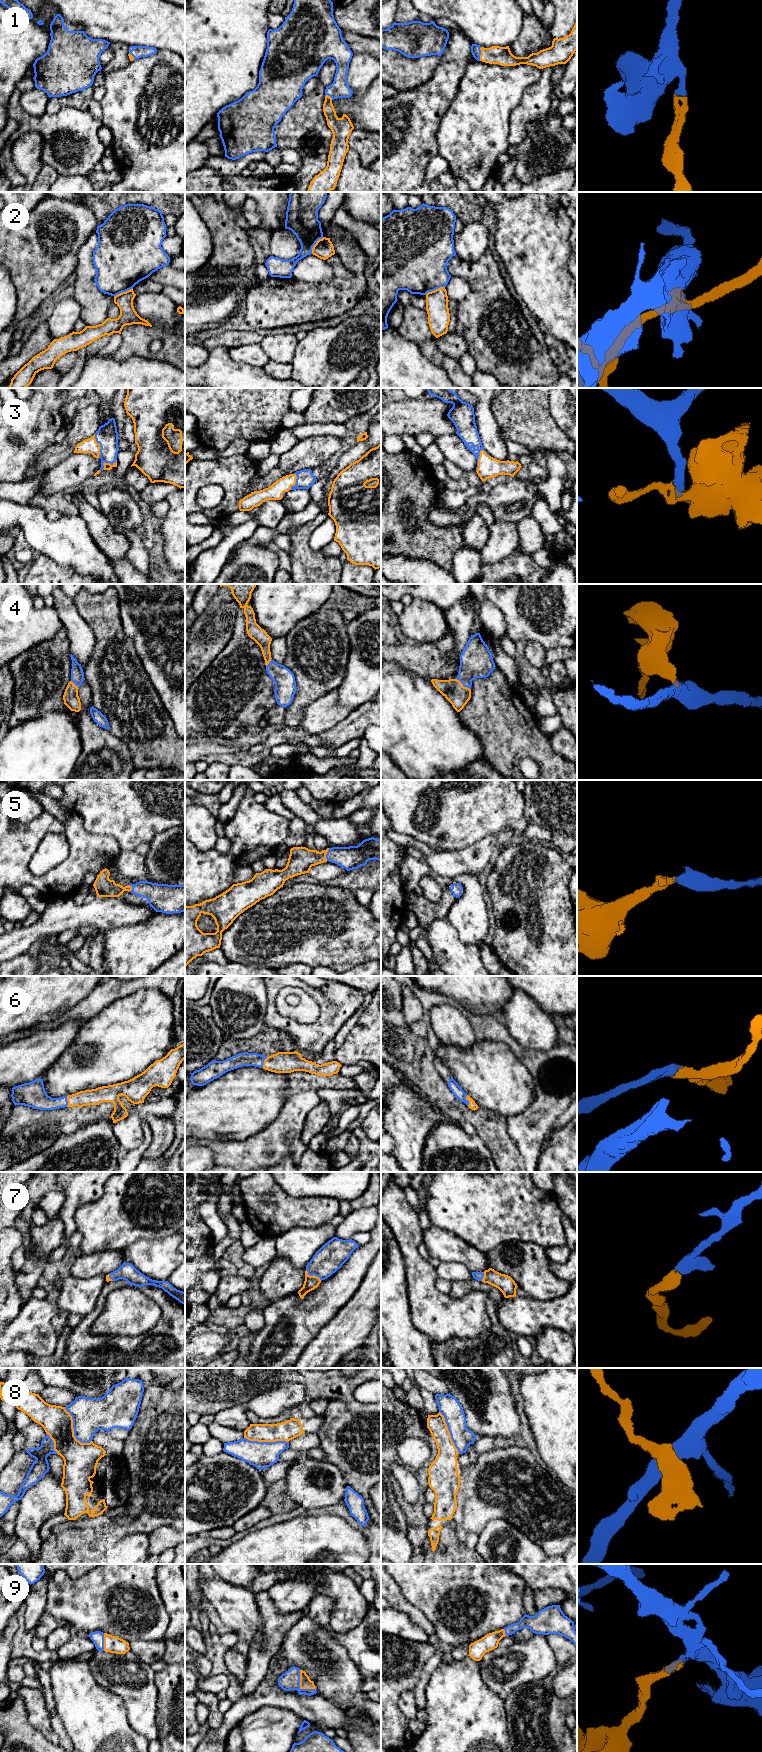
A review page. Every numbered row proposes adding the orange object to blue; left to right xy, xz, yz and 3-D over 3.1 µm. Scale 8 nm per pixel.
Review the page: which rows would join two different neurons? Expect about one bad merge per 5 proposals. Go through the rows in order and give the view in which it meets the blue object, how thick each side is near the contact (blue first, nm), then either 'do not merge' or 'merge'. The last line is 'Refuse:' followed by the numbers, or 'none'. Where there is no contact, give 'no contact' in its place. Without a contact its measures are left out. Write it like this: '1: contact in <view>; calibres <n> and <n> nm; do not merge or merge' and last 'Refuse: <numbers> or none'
1: contact in yz; calibres 80 and 140 nm; merge
2: contact in yz; calibres 460 and 180 nm; do not merge
3: contact in yz; calibres 160 and 170 nm; merge
4: contact in yz; calibres 260 and 170 nm; merge
5: contact in xz; calibres 190 and 200 nm; merge
6: contact in yz; calibres 80 and 70 nm; merge
7: contact in xz; calibres 220 and 110 nm; merge
8: contact in xy; calibres 280 and 280 nm; do not merge
9: contact in xz; calibres 160 and 100 nm; merge
Refuse: 2, 8

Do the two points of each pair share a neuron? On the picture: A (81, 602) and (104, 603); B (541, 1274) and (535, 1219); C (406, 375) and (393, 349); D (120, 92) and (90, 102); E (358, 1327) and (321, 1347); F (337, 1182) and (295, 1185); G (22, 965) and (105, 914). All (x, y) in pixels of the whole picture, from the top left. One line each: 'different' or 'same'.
A: same
B: different
C: same
D: different
E: same
F: same
G: different

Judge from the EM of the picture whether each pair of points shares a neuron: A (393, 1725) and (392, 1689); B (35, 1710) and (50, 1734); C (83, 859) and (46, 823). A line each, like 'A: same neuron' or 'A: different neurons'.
A: same neuron
B: same neuron
C: same neuron

